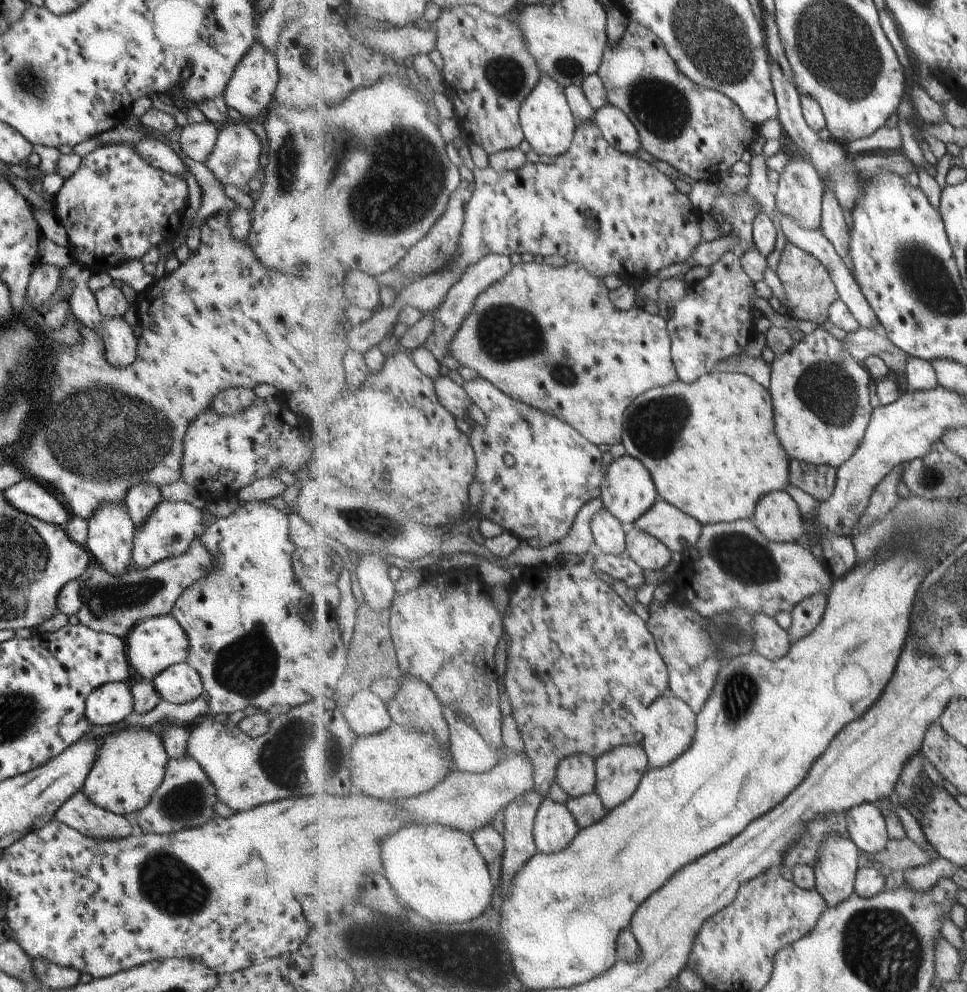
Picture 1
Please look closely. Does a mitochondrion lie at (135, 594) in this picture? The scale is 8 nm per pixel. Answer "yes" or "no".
yes

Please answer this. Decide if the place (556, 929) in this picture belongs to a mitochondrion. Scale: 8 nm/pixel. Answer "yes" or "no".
no

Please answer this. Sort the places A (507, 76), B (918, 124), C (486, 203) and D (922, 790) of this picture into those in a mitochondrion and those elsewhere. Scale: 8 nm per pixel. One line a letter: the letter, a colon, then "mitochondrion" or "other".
A: mitochondrion
B: other
C: other
D: other

